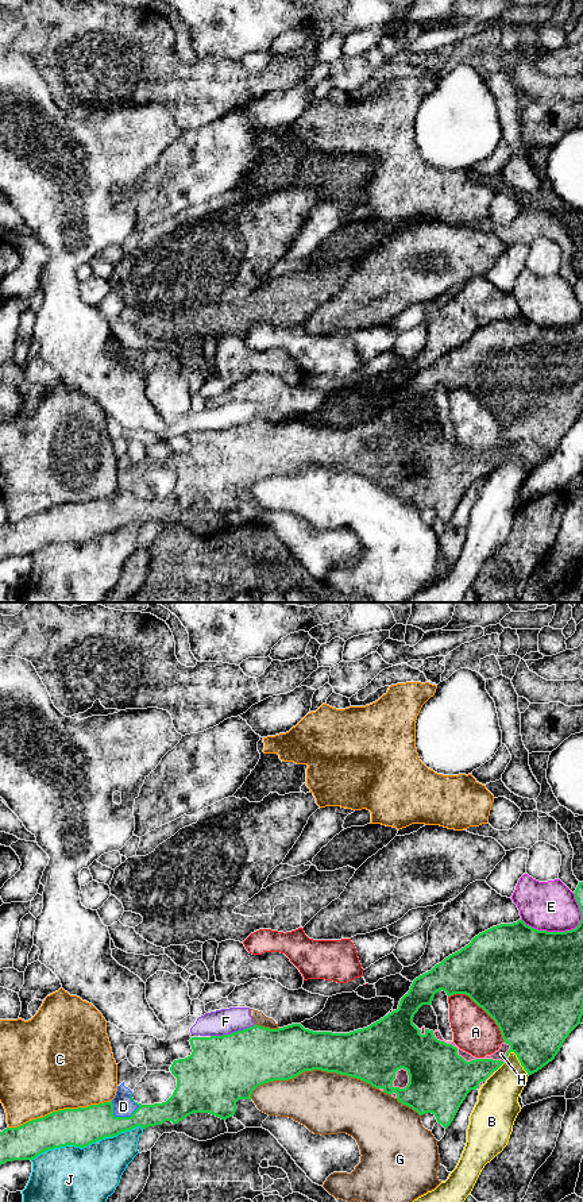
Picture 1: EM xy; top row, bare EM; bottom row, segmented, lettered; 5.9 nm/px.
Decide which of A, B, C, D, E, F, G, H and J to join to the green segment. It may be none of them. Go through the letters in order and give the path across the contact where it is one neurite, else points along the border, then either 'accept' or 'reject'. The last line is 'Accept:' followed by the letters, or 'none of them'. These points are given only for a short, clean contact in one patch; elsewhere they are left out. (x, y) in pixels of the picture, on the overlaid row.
A: reject
B: reject
C: reject
D: accept
E: reject
F: reject
G: reject
H: accept
J: reject
Accept: D, H

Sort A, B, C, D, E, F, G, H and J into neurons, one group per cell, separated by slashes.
A / B / C / D H / E / F G / J

